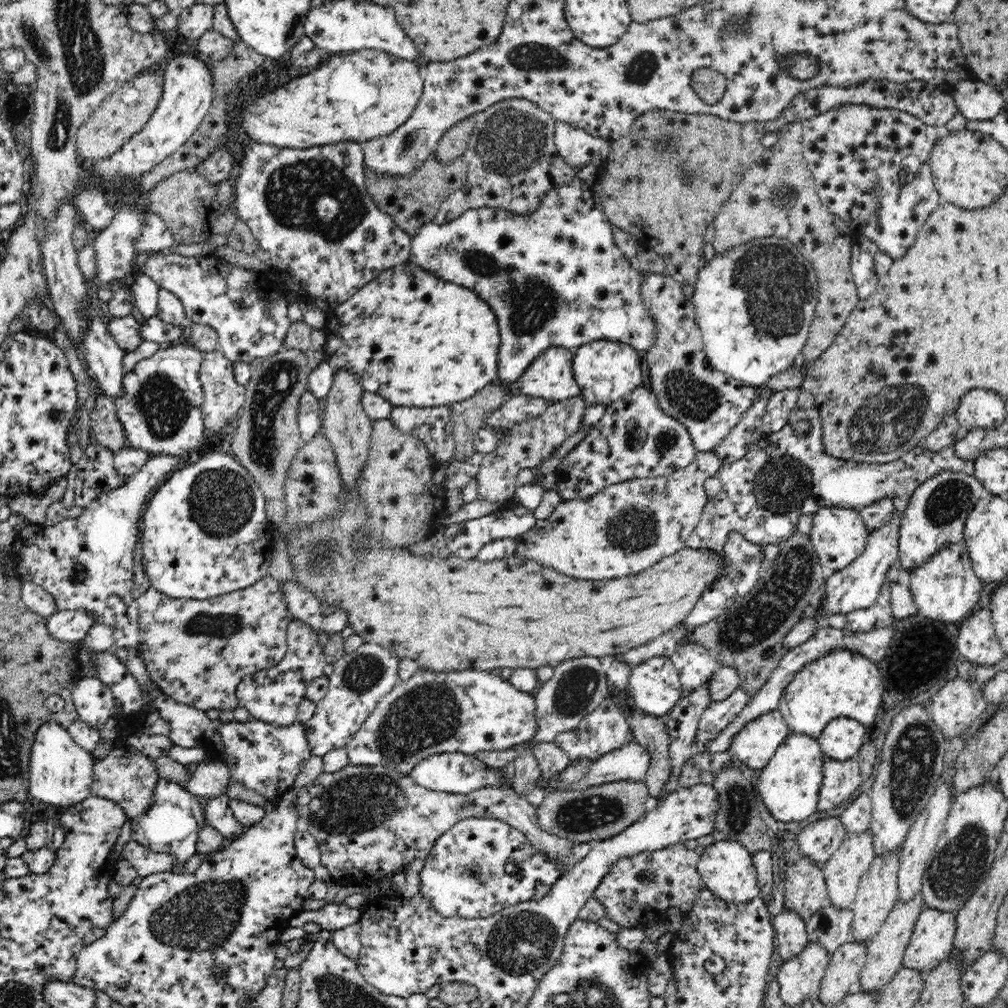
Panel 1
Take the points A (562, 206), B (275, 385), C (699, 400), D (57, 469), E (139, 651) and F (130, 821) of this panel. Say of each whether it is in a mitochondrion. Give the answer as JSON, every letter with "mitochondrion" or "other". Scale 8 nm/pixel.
{"A":"other","B":"mitochondrion","C":"mitochondrion","D":"other","E":"other","F":"other"}

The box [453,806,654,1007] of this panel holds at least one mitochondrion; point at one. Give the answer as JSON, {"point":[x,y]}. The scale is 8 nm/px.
{"point":[518,945]}

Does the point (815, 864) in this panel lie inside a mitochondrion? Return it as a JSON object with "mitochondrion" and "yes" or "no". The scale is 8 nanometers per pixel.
{"mitochondrion":"no"}

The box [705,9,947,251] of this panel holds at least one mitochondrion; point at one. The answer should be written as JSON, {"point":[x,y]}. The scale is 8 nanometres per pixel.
{"point":[782,198]}

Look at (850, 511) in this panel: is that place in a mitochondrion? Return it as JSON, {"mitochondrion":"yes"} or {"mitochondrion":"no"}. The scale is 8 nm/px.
{"mitochondrion":"no"}

